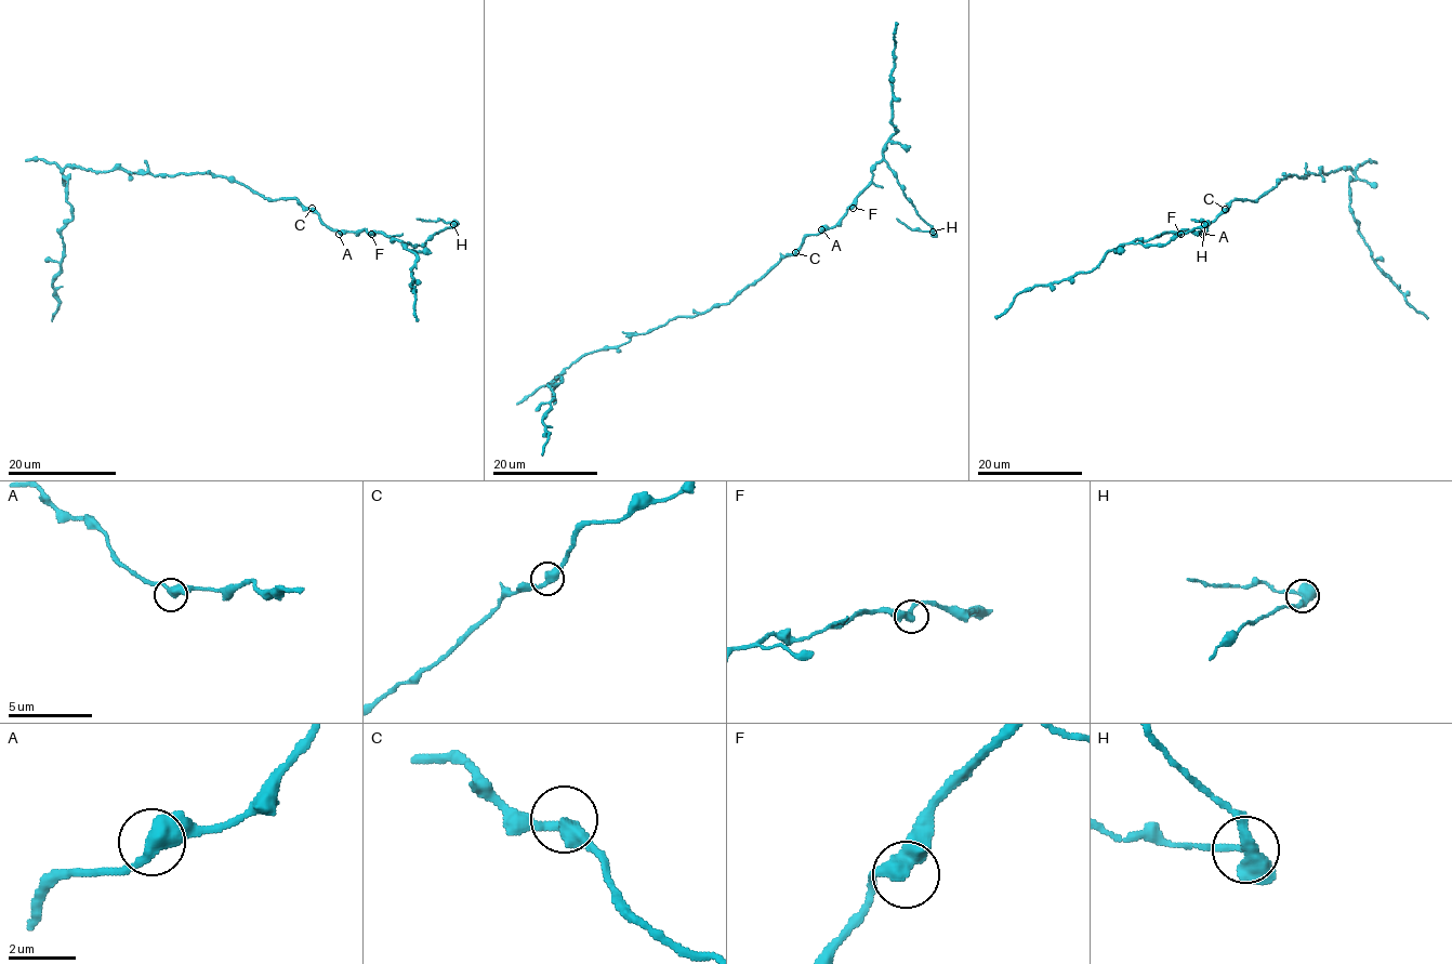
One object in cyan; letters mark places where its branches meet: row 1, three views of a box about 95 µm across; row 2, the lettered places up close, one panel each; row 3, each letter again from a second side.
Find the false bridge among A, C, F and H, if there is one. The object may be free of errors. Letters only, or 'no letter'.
H

